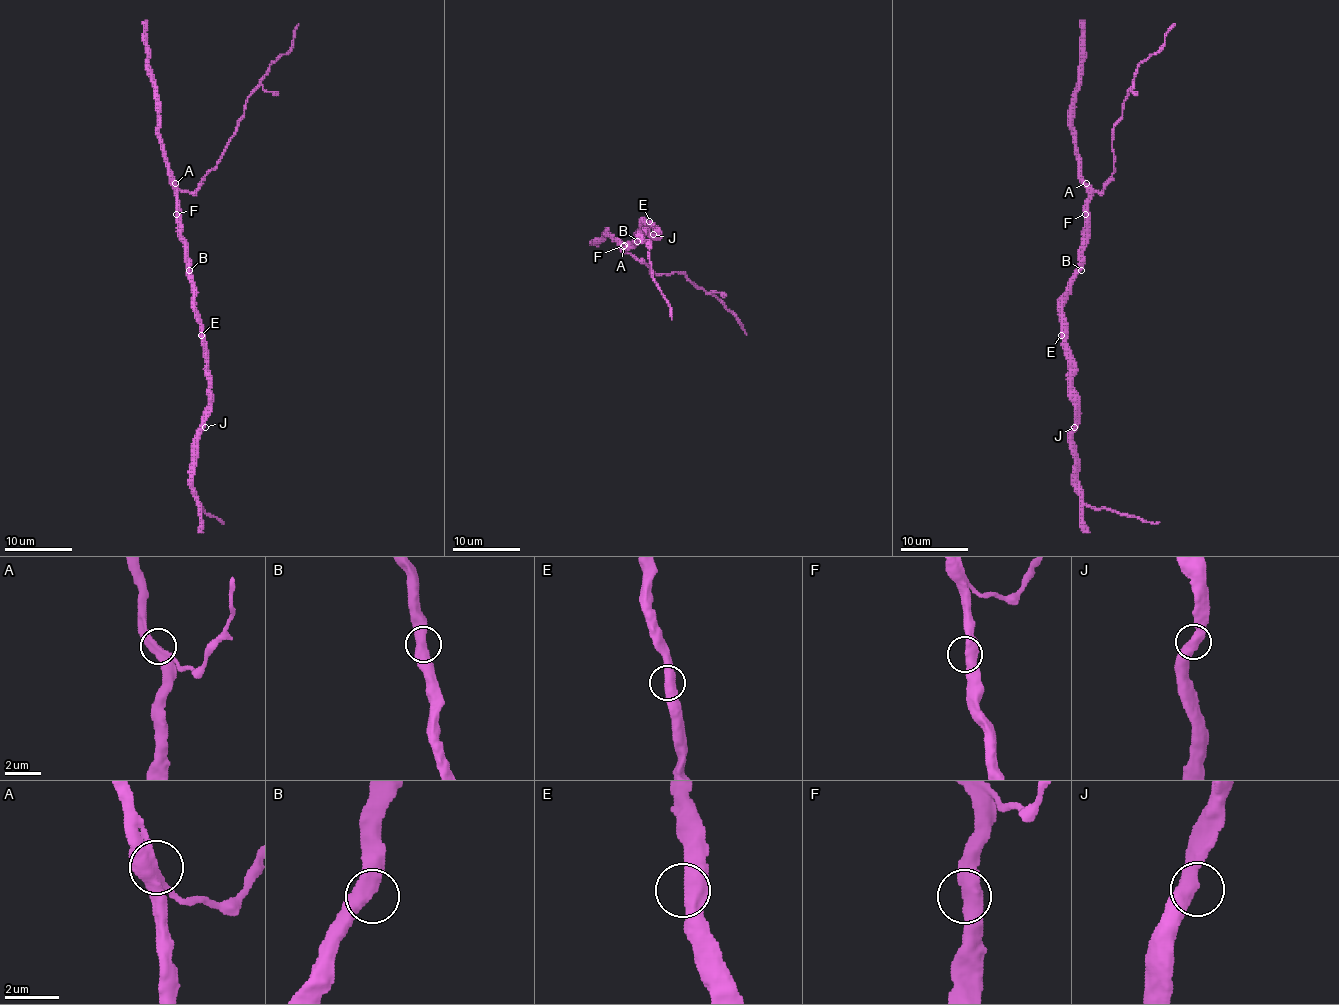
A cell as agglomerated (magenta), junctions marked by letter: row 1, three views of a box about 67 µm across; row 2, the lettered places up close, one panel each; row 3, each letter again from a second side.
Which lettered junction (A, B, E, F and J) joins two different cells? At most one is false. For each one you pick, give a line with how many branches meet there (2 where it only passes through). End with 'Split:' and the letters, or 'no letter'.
Split: no letter

